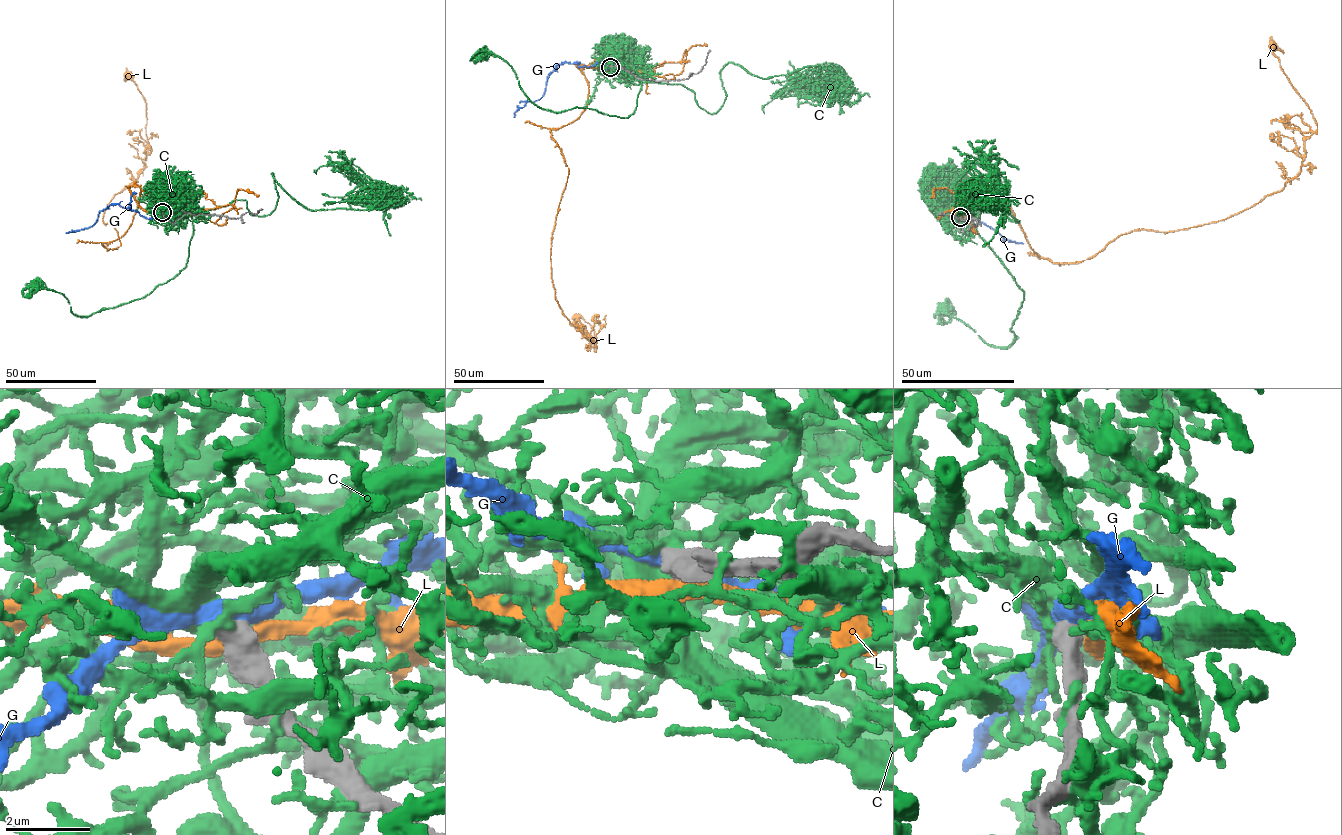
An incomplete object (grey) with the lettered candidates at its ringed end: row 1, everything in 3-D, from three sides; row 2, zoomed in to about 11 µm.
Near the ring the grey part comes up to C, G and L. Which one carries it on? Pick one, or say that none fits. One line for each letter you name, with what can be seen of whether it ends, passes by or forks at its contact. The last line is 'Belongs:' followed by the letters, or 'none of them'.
Belongs: none of them

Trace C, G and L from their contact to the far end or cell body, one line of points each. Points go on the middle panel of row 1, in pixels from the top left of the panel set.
C: (610, 65), (641, 82), (635, 109), (628, 117), (589, 108), (541, 108), (527, 97), (507, 62), (482, 54)
G: (610, 66), (601, 62), (580, 67), (558, 64), (547, 79), (544, 94), (527, 101), (513, 117)
L: (611, 67), (577, 65), (587, 105), (550, 130), (569, 173), (555, 296), (595, 352), (576, 316)

